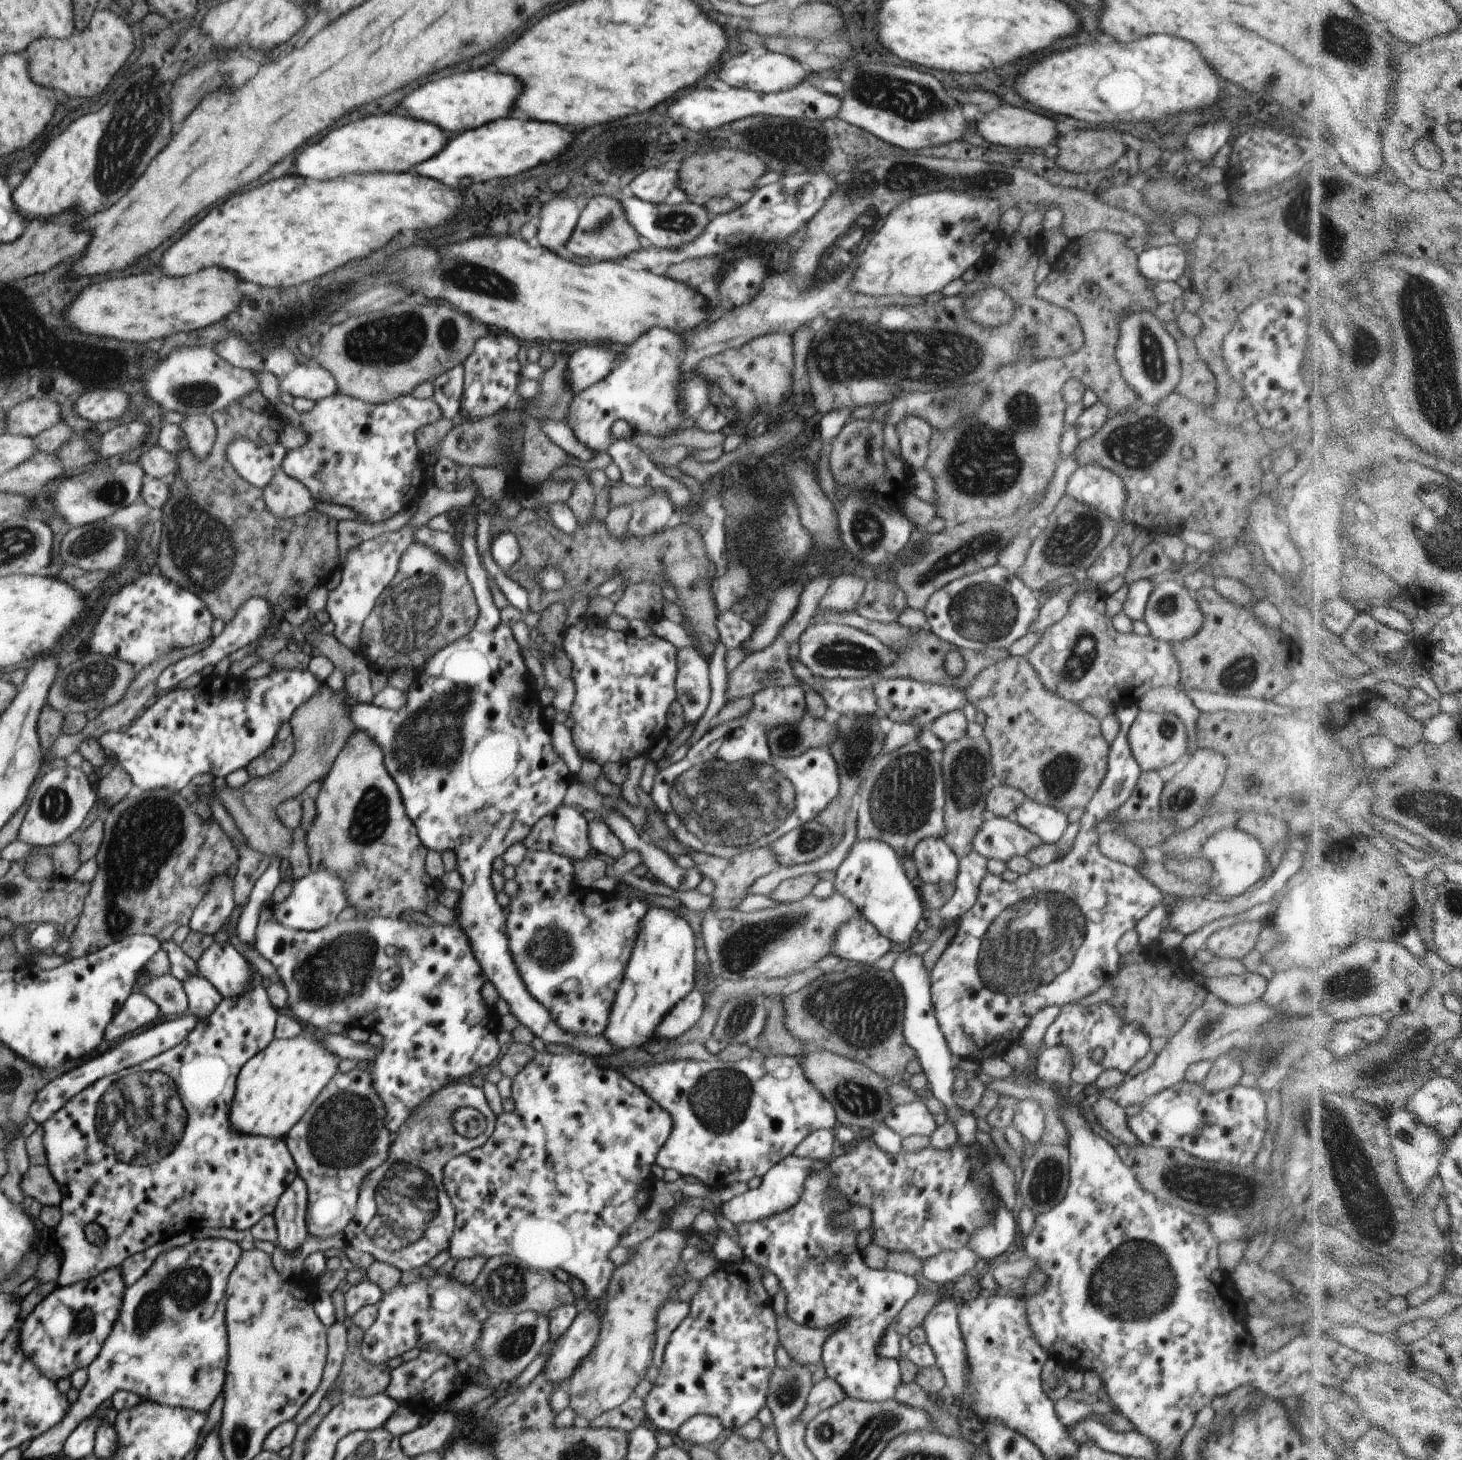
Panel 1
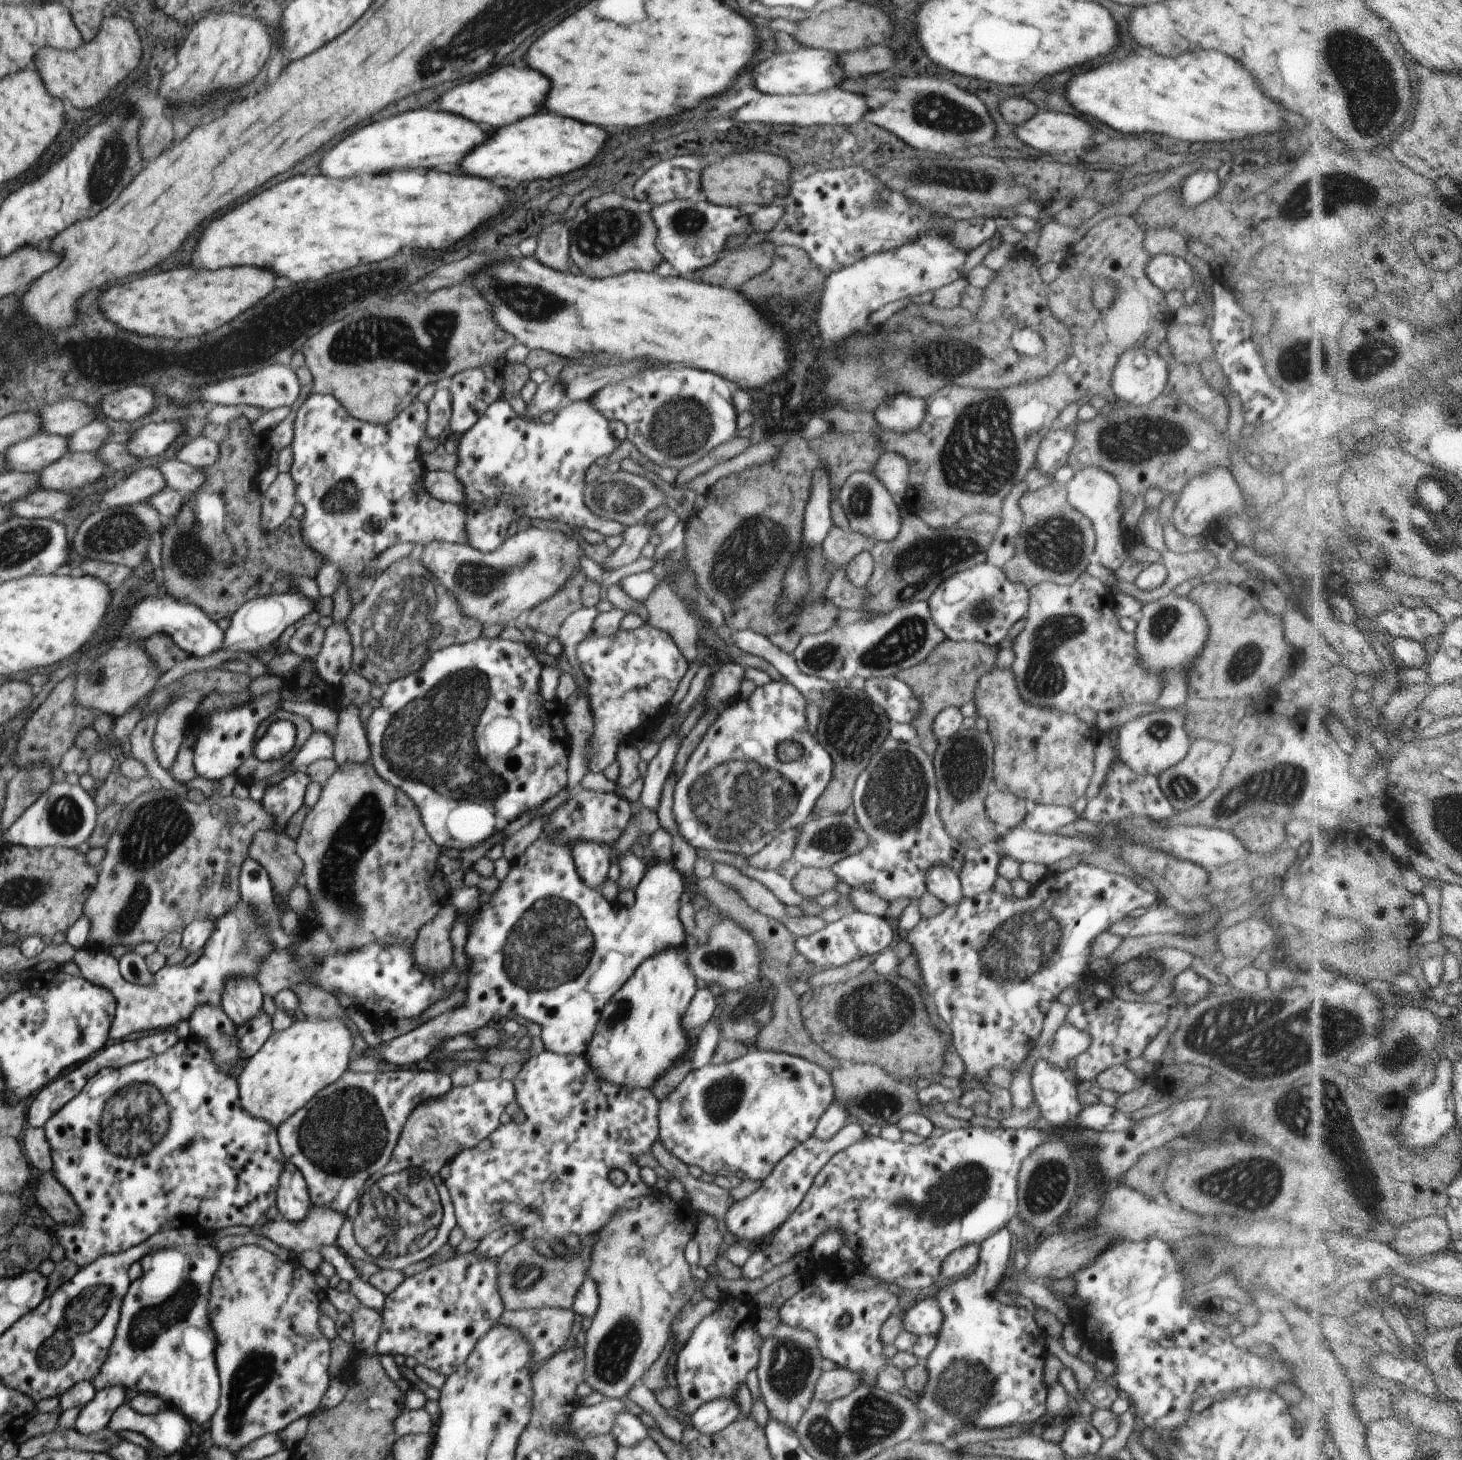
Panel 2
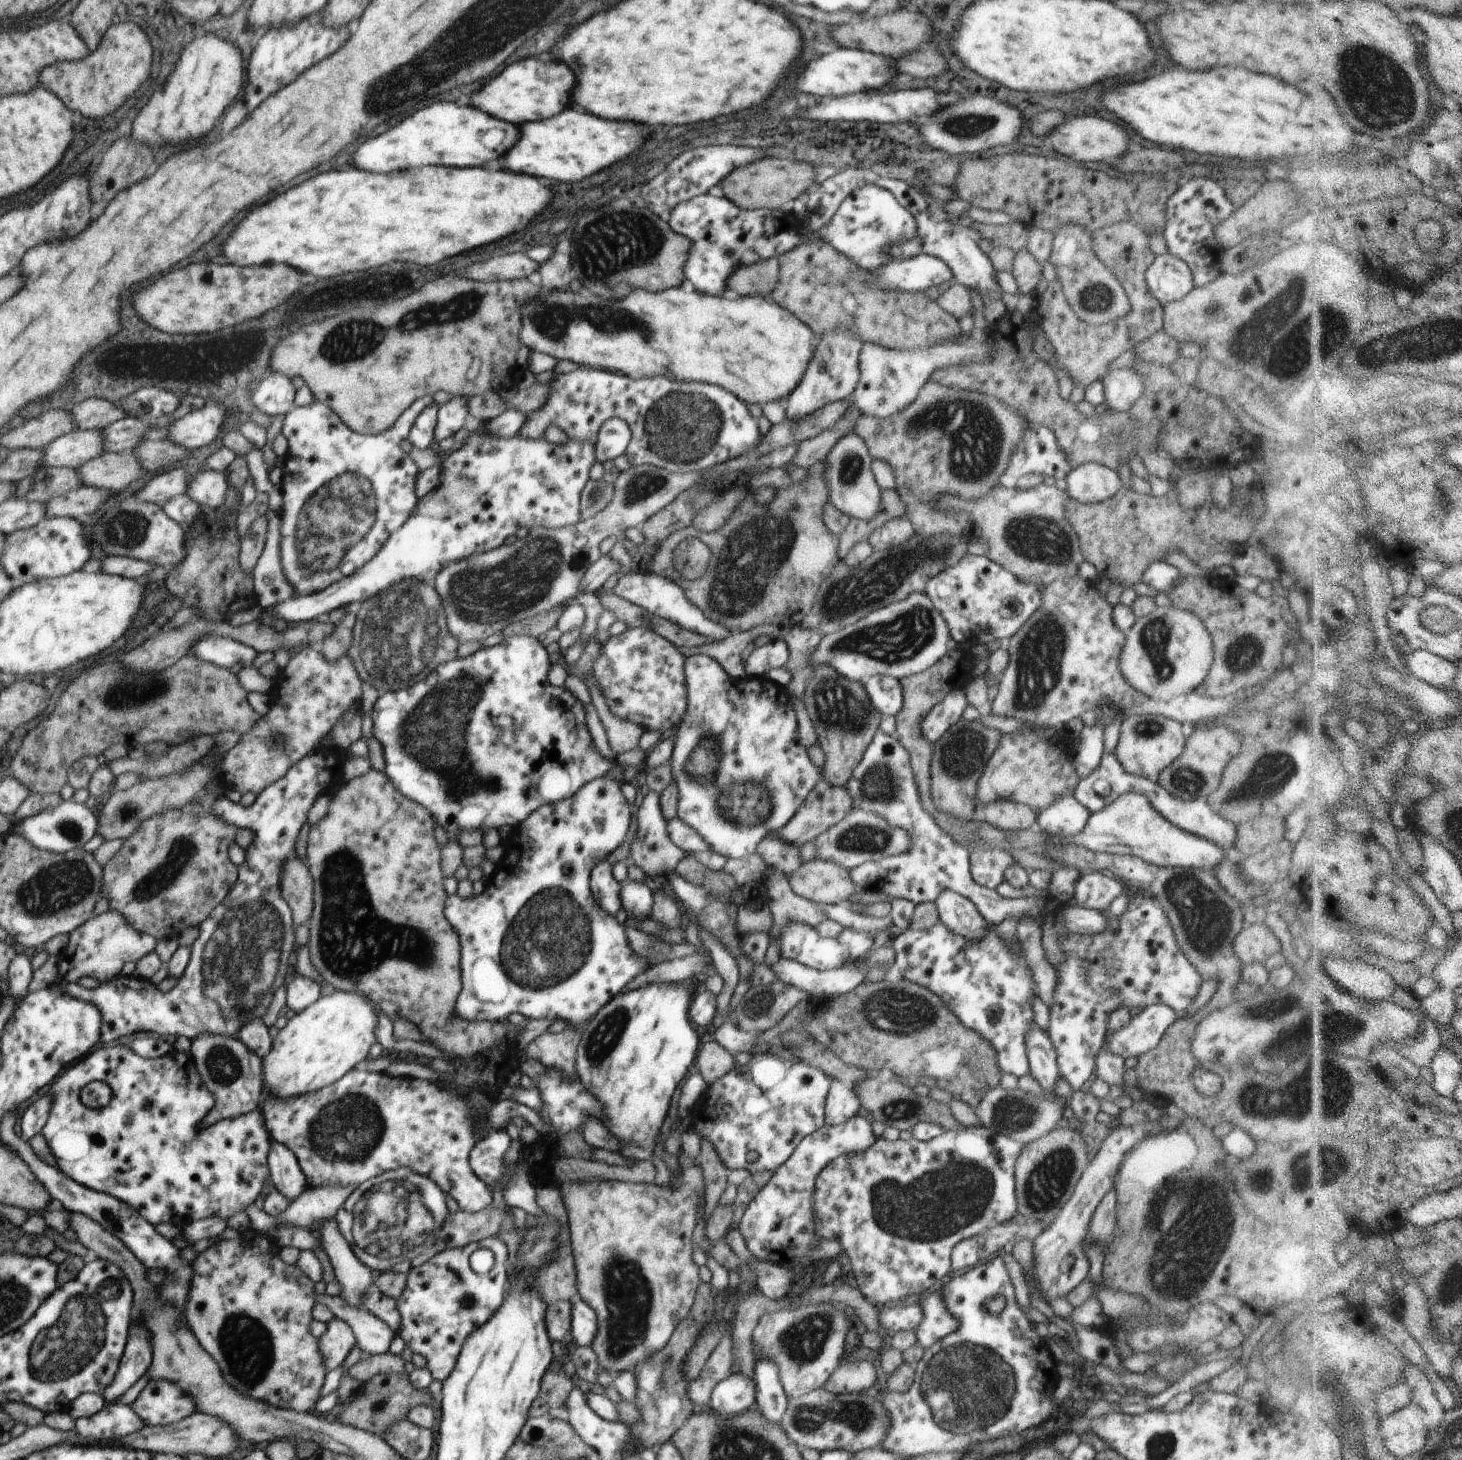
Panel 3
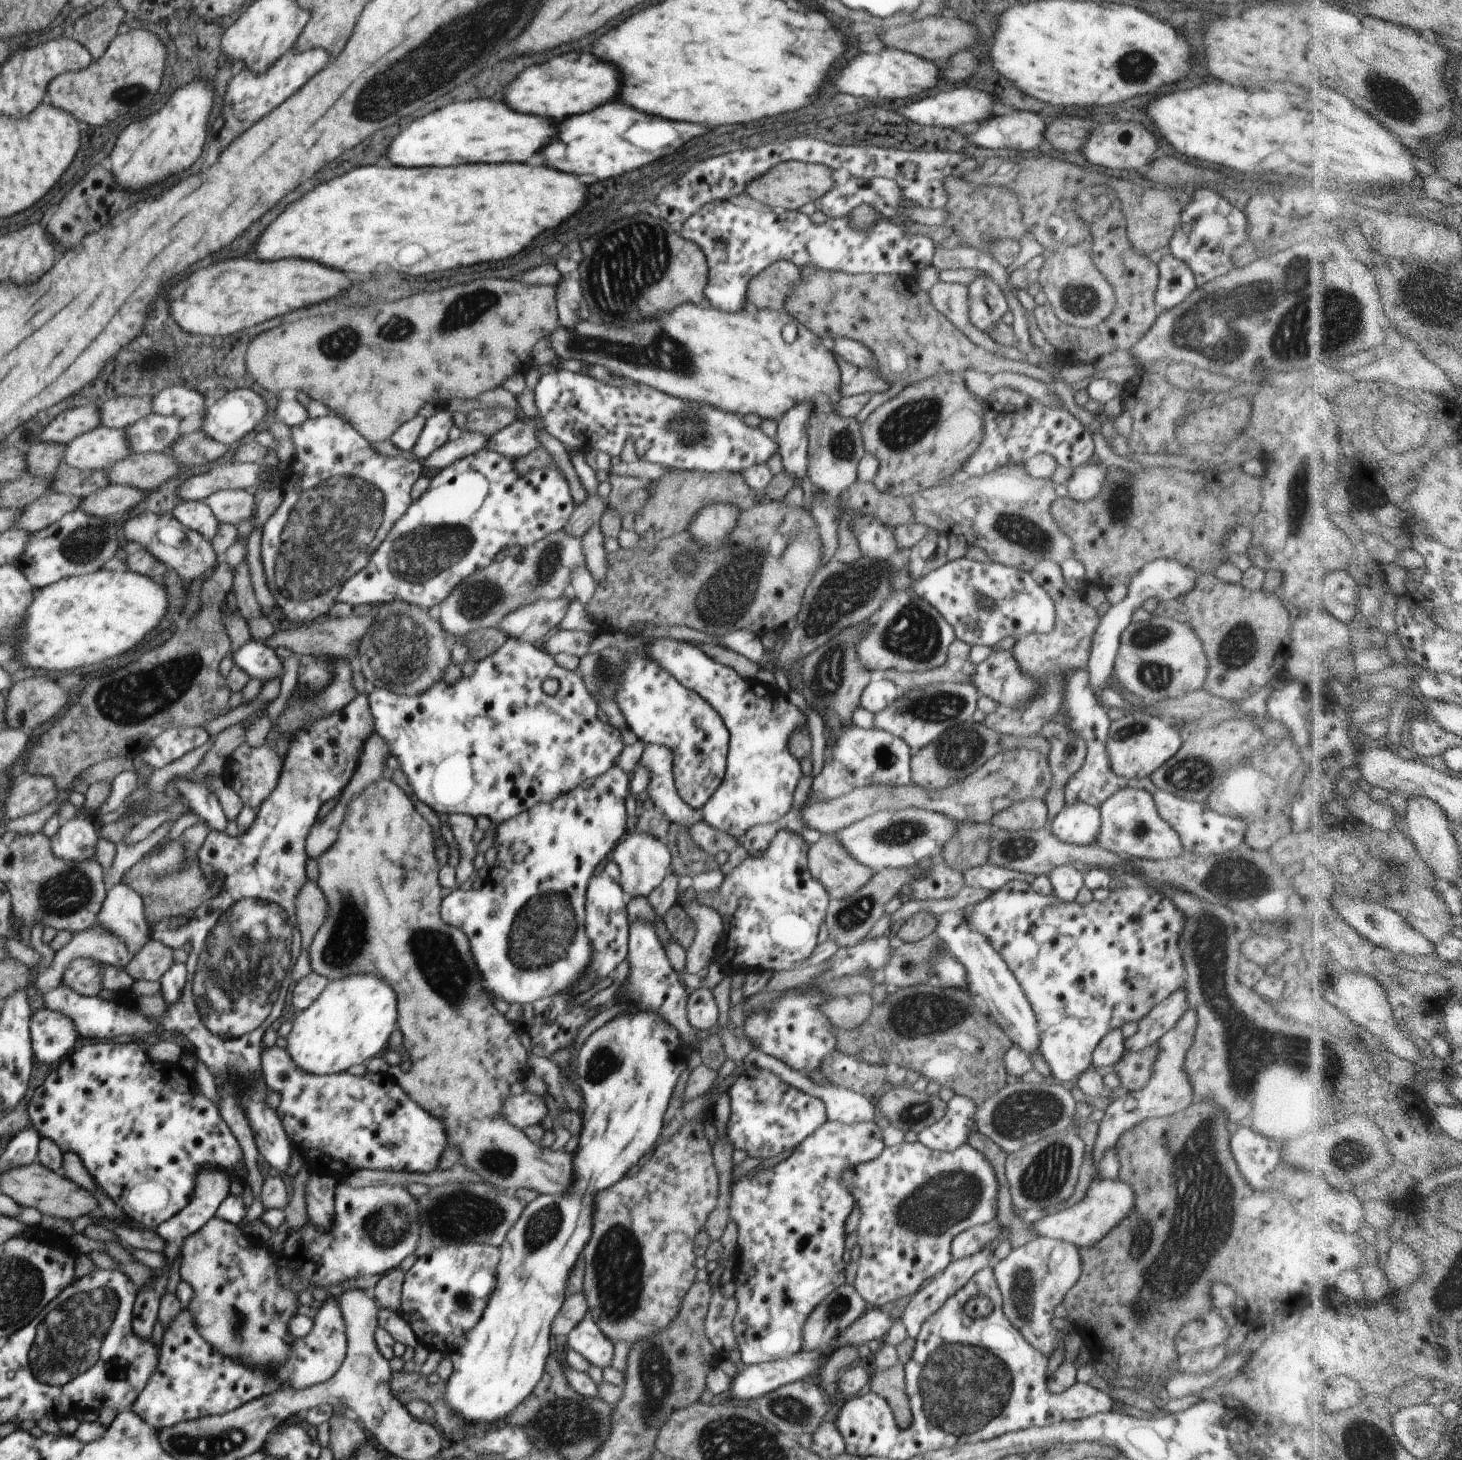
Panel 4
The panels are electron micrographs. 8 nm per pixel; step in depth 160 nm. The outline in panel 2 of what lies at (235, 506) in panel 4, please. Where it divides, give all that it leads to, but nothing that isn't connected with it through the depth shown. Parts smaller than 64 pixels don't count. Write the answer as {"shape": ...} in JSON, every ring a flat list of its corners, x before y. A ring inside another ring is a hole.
{"shape":[[168,458,160,460,158,472,162,472,166,487,172,488,182,496,194,496,198,488,206,482,206,476,200,468,194,468,190,464,181,462,178,459]]}

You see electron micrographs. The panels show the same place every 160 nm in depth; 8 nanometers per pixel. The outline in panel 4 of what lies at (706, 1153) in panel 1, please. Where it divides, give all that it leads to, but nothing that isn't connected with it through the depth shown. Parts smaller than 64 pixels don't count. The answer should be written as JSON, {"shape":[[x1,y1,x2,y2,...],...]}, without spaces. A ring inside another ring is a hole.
{"shape":[[752,1068,744,1071,727,1091,730,1097,730,1119,727,1124,728,1142,734,1150,746,1152,748,1158,761,1157,762,1160,772,1159,784,1150,795,1149,810,1134,813,1134,822,1124,827,1122,826,1108,820,1098,802,1092,782,1082,771,1070,765,1068]]}

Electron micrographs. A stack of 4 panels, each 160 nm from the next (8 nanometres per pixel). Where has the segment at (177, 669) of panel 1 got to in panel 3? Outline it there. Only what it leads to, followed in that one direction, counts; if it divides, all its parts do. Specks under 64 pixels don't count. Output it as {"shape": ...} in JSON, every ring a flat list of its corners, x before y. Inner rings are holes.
{"shape":[[484,423,466,436,461,446,444,455,440,465,440,486,418,500,414,514,384,542,384,546,370,562,356,574,342,578,326,590,310,596,294,596,286,602,264,607,258,616,258,622,272,628,274,620,282,619,286,623,310,621,346,604,360,605,366,598,374,597,374,594,382,593,382,590,408,578,433,584,434,576,442,570,442,566,469,558,472,554,499,548,509,536,517,534,520,528,557,528,580,522,582,490,588,483,591,466,596,462,596,444,590,438,566,438,562,446,556,446,546,438,536,440,519,435,513,438,496,438,494,434,490,434,490,430,486,430]]}

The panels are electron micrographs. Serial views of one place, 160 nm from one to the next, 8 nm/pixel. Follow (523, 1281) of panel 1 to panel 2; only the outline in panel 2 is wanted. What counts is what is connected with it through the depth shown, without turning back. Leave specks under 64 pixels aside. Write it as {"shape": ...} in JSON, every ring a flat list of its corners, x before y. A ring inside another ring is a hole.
{"shape":[[520,1242,512,1246,497,1261,498,1294,505,1311,541,1310,544,1308,573,1309,575,1296,582,1287,589,1271,589,1262,569,1250,570,1259,560,1256,546,1258,533,1246]]}

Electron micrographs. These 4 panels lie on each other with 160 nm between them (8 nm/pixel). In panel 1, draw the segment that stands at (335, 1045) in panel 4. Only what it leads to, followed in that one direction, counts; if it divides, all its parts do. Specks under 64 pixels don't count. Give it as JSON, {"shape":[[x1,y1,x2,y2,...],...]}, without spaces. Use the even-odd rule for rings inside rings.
{"shape":[[302,1031,291,1039,274,1038,266,1048,255,1054,237,1076,235,1095,229,1119,233,1132,257,1134,270,1138,286,1138,292,1126,304,1116,316,1097,339,1070,340,1058,330,1052,315,1035]]}

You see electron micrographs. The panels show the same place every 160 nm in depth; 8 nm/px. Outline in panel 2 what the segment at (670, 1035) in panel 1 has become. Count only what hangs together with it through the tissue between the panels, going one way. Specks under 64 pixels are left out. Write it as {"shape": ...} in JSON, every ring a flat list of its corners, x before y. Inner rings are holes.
{"shape":[[708,988,698,990,684,1012,682,1028,687,1033,697,1033,713,1018,715,1010,716,998,712,992]]}

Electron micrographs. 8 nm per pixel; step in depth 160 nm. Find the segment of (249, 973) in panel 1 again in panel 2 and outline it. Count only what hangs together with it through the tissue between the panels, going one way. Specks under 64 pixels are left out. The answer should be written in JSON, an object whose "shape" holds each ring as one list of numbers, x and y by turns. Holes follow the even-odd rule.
{"shape":[[230,976,224,982,221,1008,233,1024,246,1024,263,1010,260,984,255,976]]}

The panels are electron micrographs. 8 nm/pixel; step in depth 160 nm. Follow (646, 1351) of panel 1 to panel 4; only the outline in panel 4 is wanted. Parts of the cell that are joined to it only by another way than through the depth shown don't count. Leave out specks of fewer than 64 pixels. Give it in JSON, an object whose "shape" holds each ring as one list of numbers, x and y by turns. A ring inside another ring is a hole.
{"shape":[[380,778,380,780,372,782,370,786,366,786,360,794,356,794,350,800,350,804,348,804,348,808,344,812,344,820,340,824,336,842,326,852,322,852,320,858,316,859,319,870,317,885,322,890,324,898,326,898,328,914,326,914,326,920,322,922,322,926,318,928,318,932,314,934,314,938,310,942,308,952,312,971,324,976,329,981,340,981,342,978,350,978,354,974,370,974,370,976,385,978,386,984,392,990,396,990,396,994,398,994,398,1018,396,1018,396,1022,397,1025,400,1024,398,1028,403,1033,404,1048,410,1055,412,1068,406,1074,395,1071,394,1079,402,1086,402,1090,406,1094,410,1094,410,1098,414,1102,422,1105,423,1108,426,1108,428,1114,432,1114,434,1118,438,1118,438,1120,442,1120,446,1124,448,1145,456,1146,460,1150,460,1154,462,1154,460,1161,468,1170,477,1173,482,1180,486,1180,486,1182,490,1182,490,1184,494,1184,500,1189,505,1189,509,1193,517,1191,518,1188,532,1188,539,1194,546,1194,546,1192,548,1194,556,1194,556,1192,562,1194,572,1184,572,1158,570,1158,570,1154,549,1150,549,1148,543,1148,532,1143,522,1129,512,1126,510,1122,506,1122,505,1118,502,1118,502,1106,504,1106,506,1098,511,1096,510,1086,514,1082,523,1079,522,1068,527,1067,526,1061,529,1056,515,1032,516,1028,511,1022,506,1020,505,1014,496,1010,492,1000,488,1000,488,996,484,992,484,986,482,986,482,980,480,980,482,974,480,974,478,966,474,966,474,956,470,952,470,944,466,934,462,930,458,930,458,928,445,924,440,918,442,899,451,894,453,890,442,887,440,882,438,882,438,874,441,867,437,862,436,848,435,834,430,823,422,817,416,810,411,798,406,795,404,790,396,786,392,779],[711,1111,704,1119,682,1120,682,1128,657,1146,638,1174,626,1174,626,1178,594,1198,594,1232,581,1253,585,1265,583,1294,589,1307,588,1315,612,1342,622,1340,634,1347,668,1328,696,1280,694,1239,700,1230,709,1229,708,1216,718,1201,719,1180,713,1148,704,1136,703,1122,709,1117]]}

